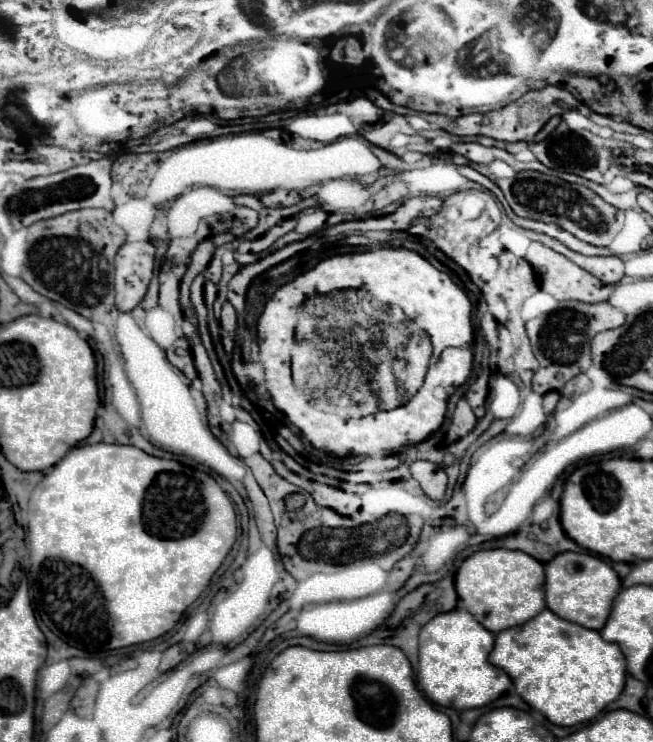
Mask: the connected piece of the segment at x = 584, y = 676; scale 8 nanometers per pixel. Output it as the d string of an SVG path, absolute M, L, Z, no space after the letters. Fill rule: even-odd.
M549 608L541 610L523 626L499 632L491 652L491 664L499 664L499 668L511 676L517 694L557 726L575 726L593 720L609 702L619 698L627 678L627 662L617 644L605 642L597 630L589 630L581 624L559 618Z

